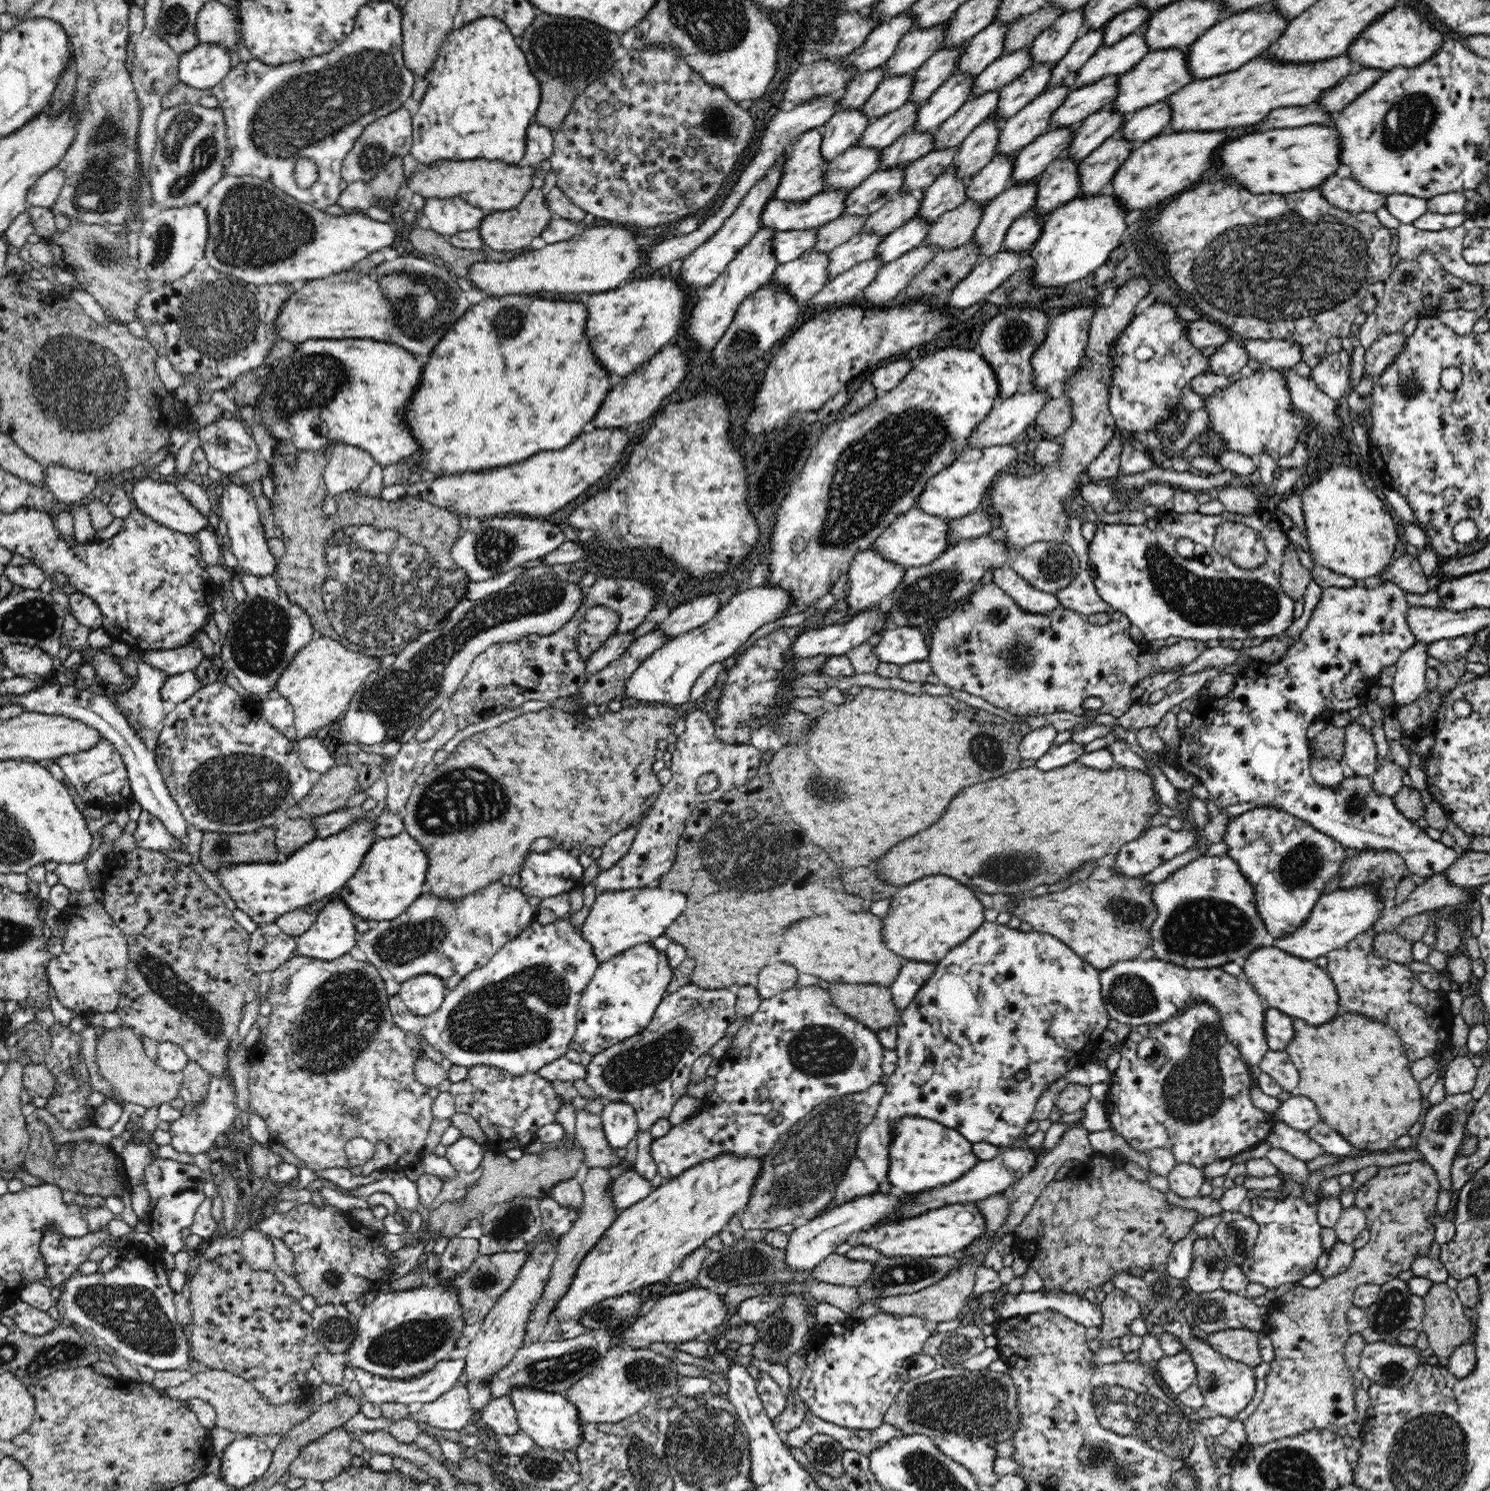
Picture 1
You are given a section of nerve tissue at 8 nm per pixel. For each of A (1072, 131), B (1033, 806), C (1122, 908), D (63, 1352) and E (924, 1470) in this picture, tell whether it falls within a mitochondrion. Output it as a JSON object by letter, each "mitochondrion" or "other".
{"A":"other","B":"other","C":"mitochondrion","D":"mitochondrion","E":"mitochondrion"}

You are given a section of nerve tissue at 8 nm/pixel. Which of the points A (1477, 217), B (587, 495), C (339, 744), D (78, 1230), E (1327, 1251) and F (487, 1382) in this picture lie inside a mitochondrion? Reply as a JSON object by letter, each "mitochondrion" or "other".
{"A":"other","B":"other","C":"other","D":"other","E":"other","F":"other"}

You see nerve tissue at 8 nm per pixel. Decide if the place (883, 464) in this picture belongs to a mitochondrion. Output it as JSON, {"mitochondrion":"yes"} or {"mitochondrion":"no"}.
{"mitochondrion":"yes"}

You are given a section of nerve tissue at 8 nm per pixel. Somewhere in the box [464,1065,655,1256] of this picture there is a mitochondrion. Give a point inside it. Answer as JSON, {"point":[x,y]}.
{"point":[515,1219]}

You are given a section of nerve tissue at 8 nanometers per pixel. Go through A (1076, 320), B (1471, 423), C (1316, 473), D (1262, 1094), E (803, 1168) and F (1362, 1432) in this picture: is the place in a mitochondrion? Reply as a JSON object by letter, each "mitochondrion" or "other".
{"A":"other","B":"other","C":"other","D":"other","E":"mitochondrion","F":"other"}

